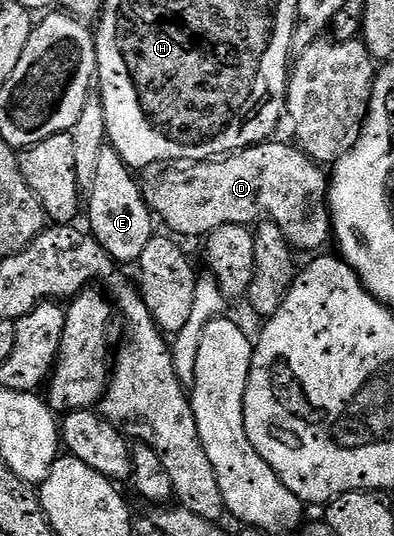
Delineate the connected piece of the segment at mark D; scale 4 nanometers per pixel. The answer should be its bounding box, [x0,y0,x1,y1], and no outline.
[145,142,333,253]

